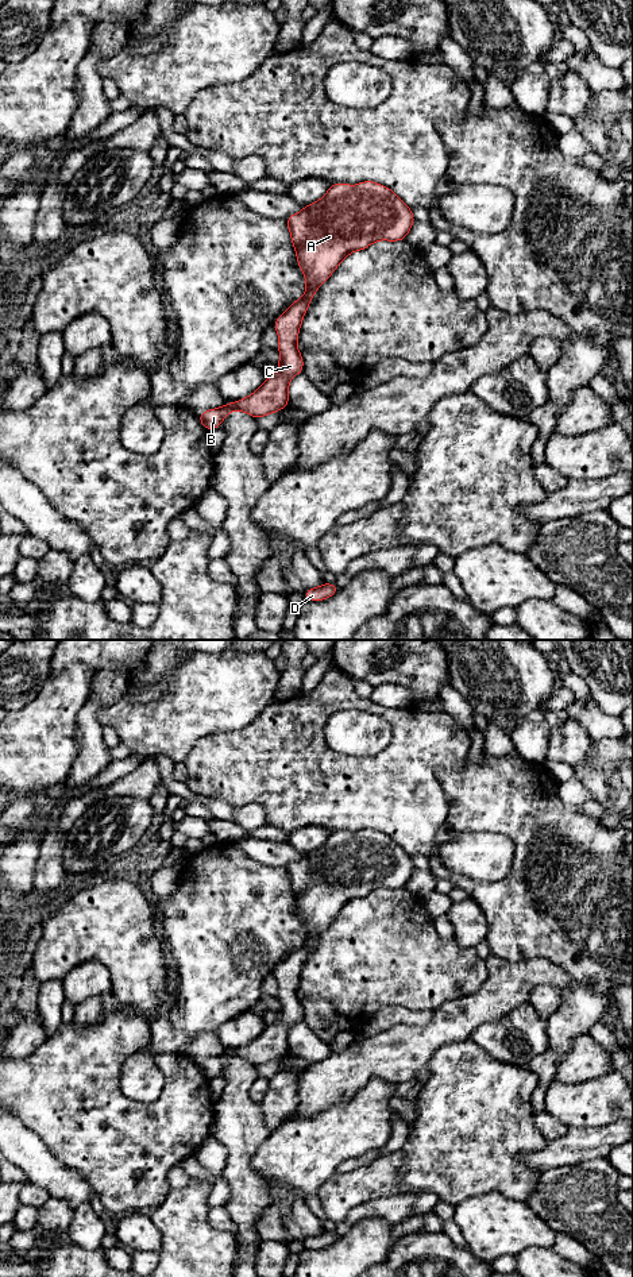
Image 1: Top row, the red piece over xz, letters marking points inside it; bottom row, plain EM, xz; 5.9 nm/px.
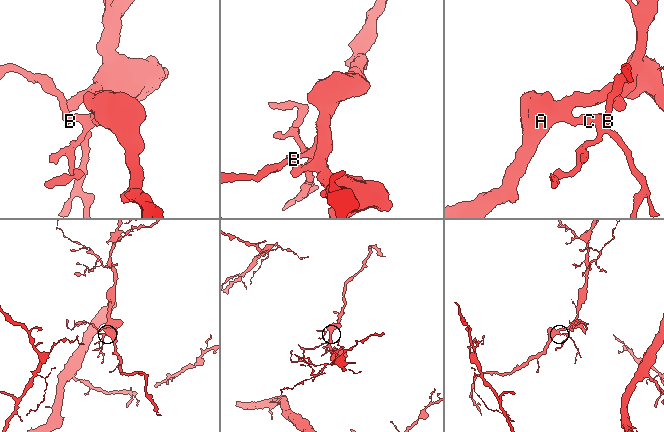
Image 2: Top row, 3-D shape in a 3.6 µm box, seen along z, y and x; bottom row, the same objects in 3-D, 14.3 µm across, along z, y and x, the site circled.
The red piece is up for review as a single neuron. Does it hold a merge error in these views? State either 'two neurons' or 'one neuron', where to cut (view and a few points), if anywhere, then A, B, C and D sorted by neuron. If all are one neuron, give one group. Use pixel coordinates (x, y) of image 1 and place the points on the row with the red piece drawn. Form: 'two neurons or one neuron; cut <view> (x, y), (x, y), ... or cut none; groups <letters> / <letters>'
one neuron; cut none; groups A B C D

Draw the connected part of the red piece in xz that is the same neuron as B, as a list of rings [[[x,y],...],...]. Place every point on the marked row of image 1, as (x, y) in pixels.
[[[363,181],[355,186],[332,184],[323,198],[305,205],[285,221],[298,267],[306,278],[306,290],[273,325],[279,335],[278,373],[267,377],[256,391],[242,401],[197,414],[208,432],[221,427],[231,412],[240,410],[259,418],[289,405],[289,381],[304,371],[297,336],[304,313],[320,285],[352,251],[366,250],[375,240],[406,240],[416,219],[412,208],[391,189],[374,181]]]

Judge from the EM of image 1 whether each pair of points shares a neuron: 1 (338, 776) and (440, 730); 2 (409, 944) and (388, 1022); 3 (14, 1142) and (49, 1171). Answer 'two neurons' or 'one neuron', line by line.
1: one neuron
2: two neurons
3: one neuron

